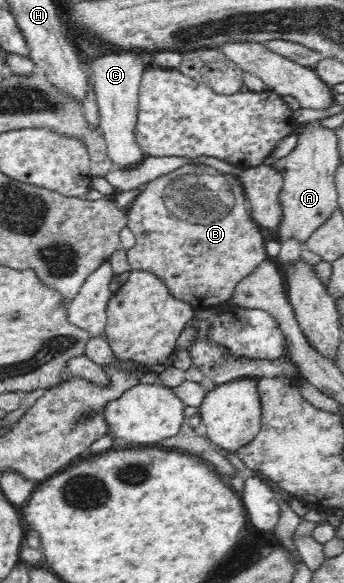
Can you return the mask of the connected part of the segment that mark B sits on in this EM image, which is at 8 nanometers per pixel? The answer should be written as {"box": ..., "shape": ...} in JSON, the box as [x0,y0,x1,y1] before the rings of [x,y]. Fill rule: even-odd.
{"box":[127,165,268,310],"shape":[[[185,165],[182,169],[173,171],[167,175],[161,175],[157,179],[150,181],[141,191],[141,193],[132,200],[133,205],[128,212],[128,228],[134,233],[136,237],[135,245],[127,249],[127,258],[130,263],[130,269],[135,271],[148,271],[157,276],[167,288],[167,292],[175,299],[179,299],[188,303],[194,310],[201,310],[207,308],[210,303],[214,303],[218,308],[227,301],[233,299],[233,295],[237,292],[237,287],[251,275],[253,271],[257,271],[257,267],[268,259],[265,249],[265,239],[261,235],[259,225],[253,222],[250,215],[250,209],[244,196],[244,190],[235,174],[229,176],[222,174],[221,171],[214,170],[211,166],[205,165]]]}

